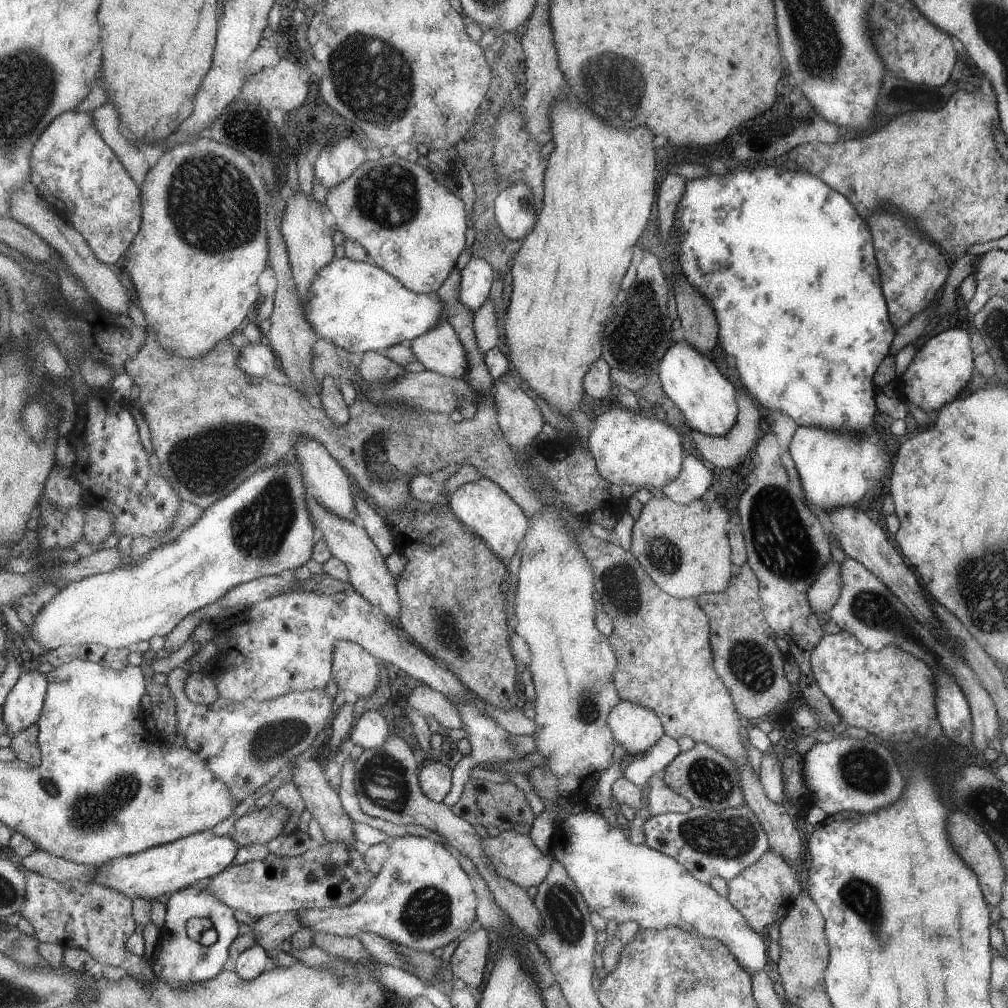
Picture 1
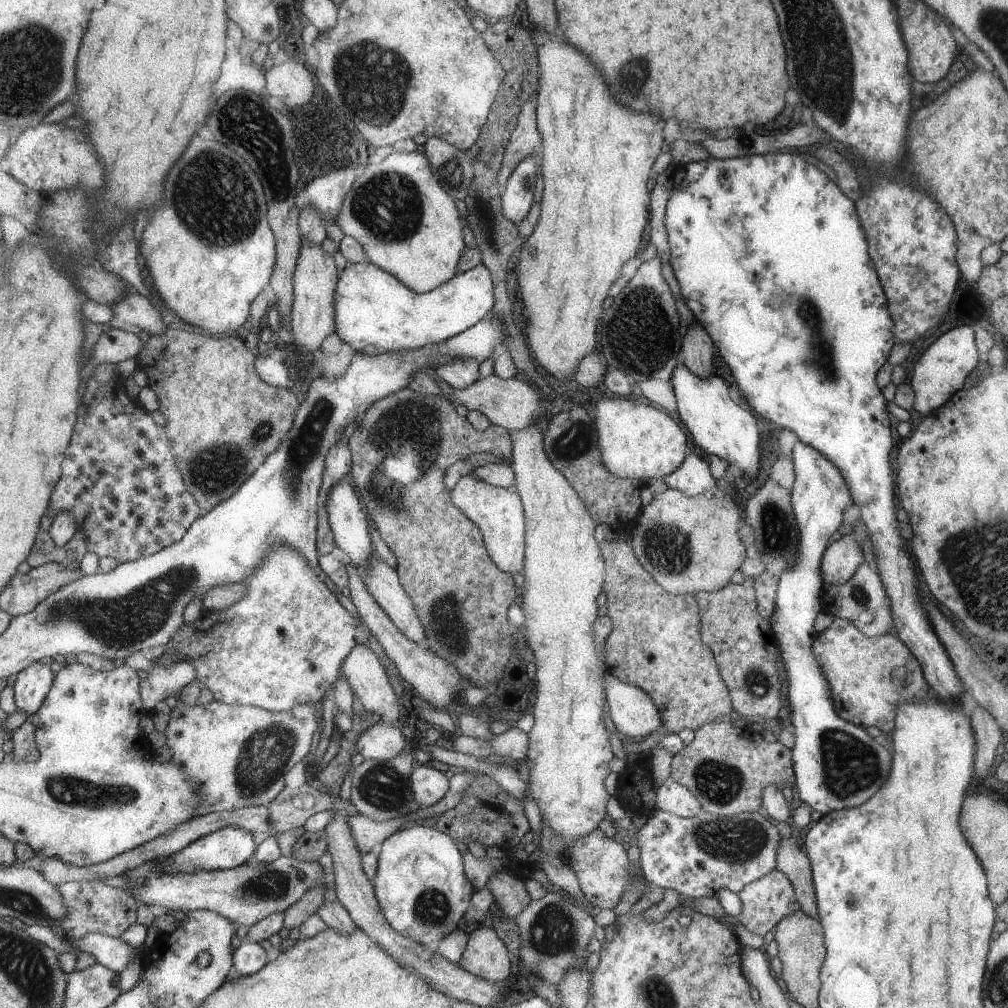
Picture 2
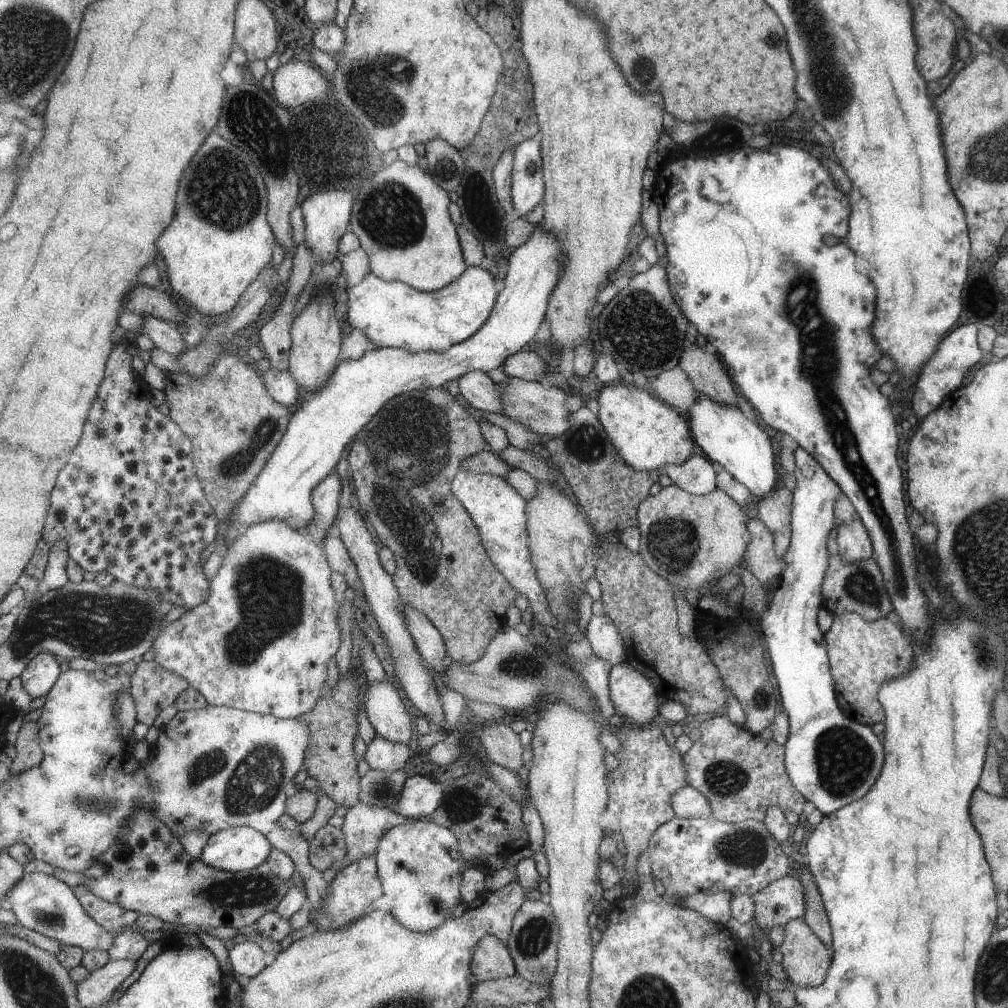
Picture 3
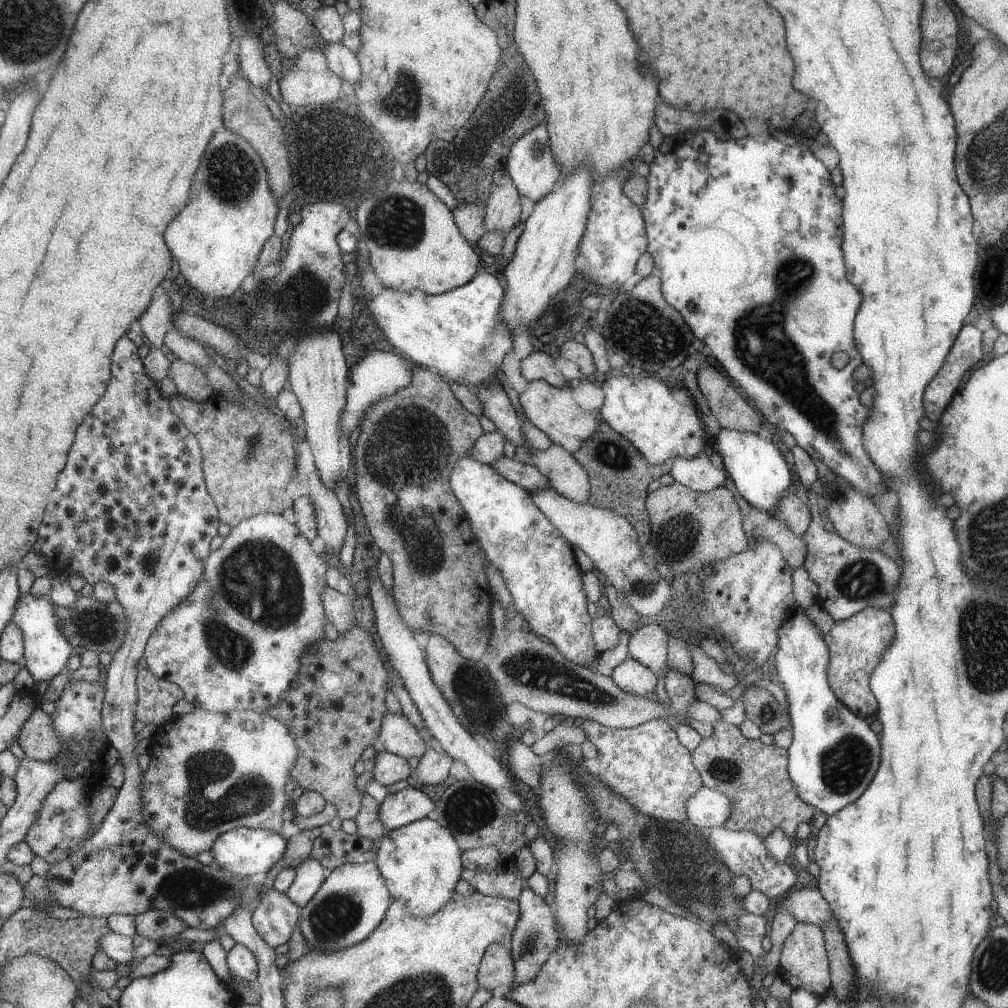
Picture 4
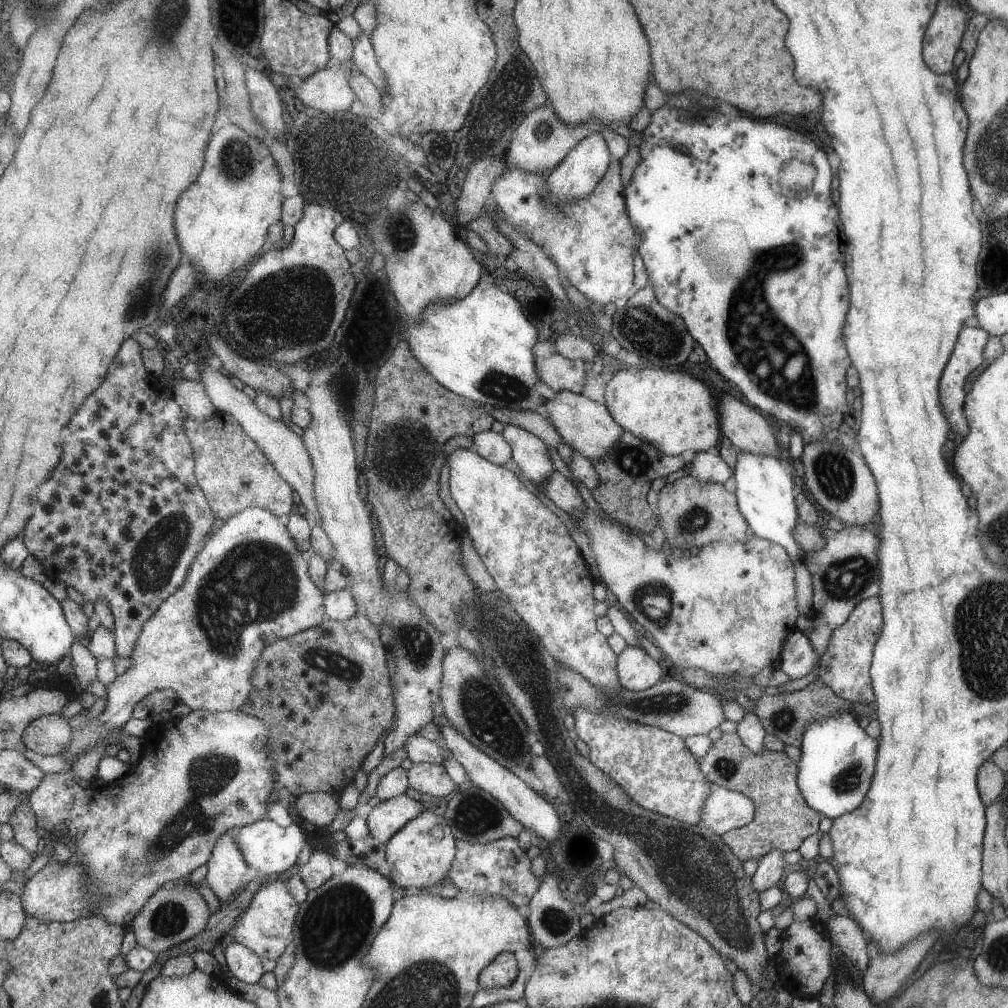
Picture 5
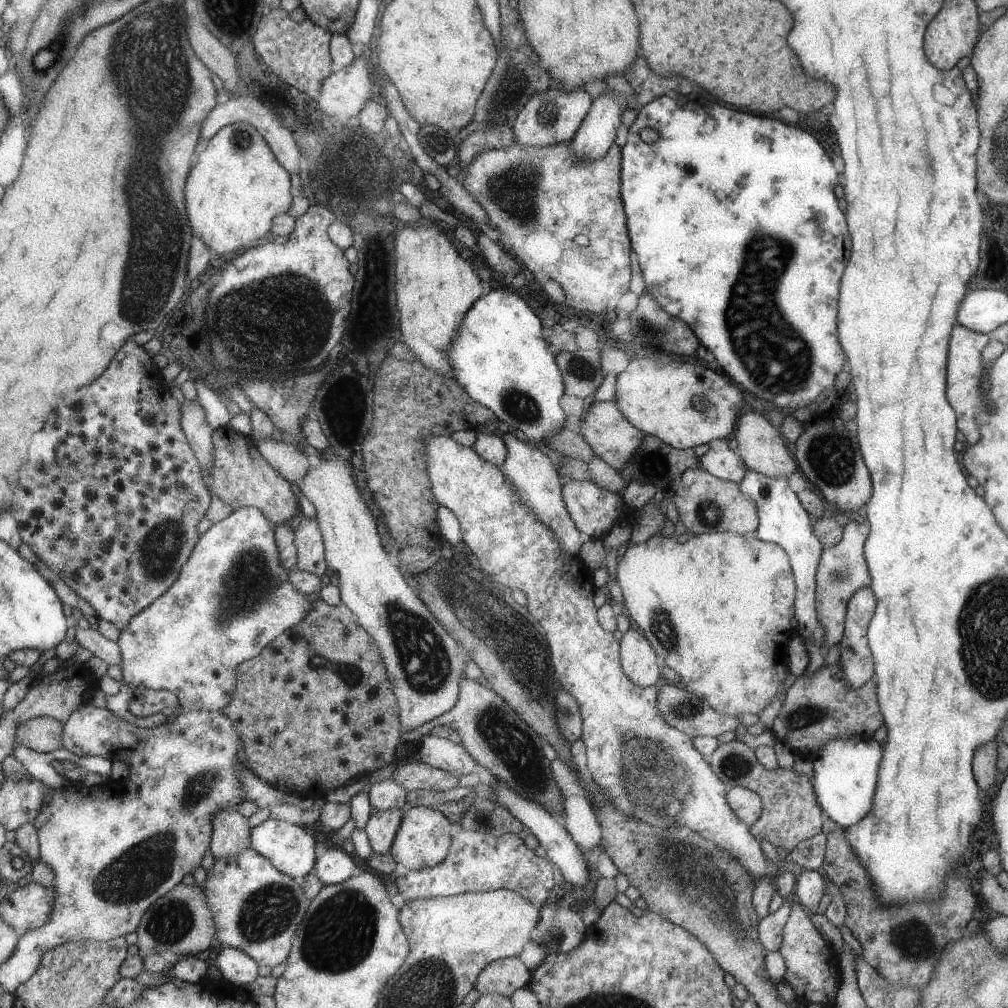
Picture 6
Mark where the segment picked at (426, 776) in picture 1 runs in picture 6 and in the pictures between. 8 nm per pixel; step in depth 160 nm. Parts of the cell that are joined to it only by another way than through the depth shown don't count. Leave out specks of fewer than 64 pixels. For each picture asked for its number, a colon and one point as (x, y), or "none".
2: (428, 785)
3: (419, 797)
4: (407, 805)
5: (385, 819)
6: (381, 827)

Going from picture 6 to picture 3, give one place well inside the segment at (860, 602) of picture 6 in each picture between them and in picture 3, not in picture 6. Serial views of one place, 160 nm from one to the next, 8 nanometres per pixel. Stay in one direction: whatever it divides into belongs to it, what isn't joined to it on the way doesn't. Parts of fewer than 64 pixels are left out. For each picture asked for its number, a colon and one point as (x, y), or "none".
3: (863, 655)
4: (856, 644)
5: (844, 666)

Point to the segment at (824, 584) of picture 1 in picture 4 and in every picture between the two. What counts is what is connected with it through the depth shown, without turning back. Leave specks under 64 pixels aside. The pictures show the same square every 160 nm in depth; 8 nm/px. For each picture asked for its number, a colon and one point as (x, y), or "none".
2: (838, 564)
3: (853, 543)
4: (854, 517)

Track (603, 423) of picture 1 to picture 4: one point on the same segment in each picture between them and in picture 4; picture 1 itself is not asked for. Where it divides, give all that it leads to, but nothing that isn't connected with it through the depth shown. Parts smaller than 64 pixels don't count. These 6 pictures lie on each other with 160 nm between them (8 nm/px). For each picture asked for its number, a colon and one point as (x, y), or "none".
2: (636, 441)
3: (647, 434)
4: (658, 419)

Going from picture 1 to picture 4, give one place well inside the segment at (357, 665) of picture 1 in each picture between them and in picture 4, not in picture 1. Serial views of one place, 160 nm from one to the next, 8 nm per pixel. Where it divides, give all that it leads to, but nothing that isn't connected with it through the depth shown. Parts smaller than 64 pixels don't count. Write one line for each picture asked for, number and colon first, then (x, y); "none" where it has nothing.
2: (368, 682)
3: (383, 707)
4: (396, 735)

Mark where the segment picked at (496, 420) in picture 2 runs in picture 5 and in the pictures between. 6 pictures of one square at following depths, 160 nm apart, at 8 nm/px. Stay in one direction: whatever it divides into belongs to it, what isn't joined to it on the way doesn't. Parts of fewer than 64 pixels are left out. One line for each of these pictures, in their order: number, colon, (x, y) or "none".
3: (541, 411)
4: (553, 410)
5: (586, 426)

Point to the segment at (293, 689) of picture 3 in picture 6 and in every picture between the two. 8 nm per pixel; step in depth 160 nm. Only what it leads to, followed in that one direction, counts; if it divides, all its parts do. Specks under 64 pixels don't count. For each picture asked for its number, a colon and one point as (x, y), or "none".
4: (233, 645)
5: (249, 587)
6: (233, 597)

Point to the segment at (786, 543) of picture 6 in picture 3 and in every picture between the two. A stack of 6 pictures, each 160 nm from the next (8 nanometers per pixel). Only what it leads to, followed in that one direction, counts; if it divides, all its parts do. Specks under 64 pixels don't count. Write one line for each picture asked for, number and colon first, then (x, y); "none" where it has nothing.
3: (722, 434)
4: (757, 470)
5: (765, 493)

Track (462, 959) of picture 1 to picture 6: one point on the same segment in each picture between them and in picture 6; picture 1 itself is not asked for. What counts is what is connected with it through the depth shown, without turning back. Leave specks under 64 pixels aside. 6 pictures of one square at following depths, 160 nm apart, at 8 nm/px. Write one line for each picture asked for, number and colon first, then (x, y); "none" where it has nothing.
2: (484, 956)
3: (490, 960)
4: (495, 972)
5: (500, 971)
6: (502, 976)

